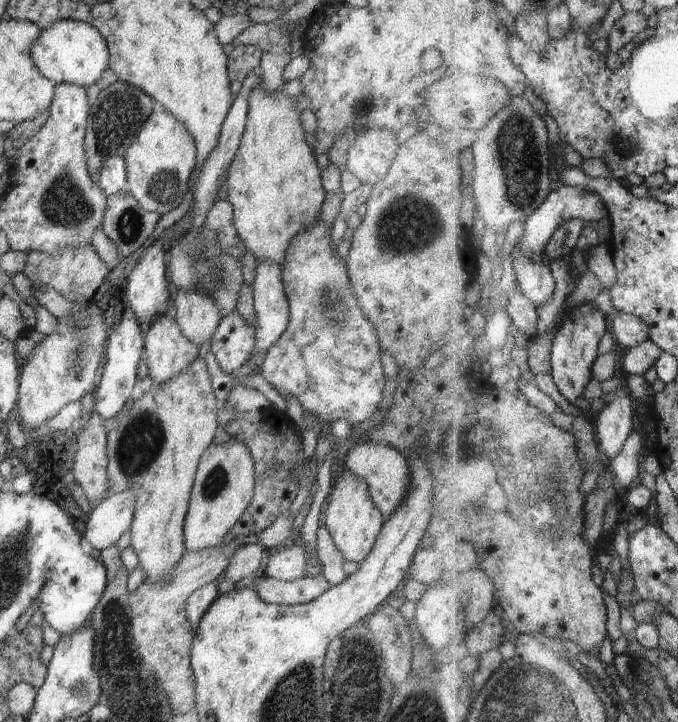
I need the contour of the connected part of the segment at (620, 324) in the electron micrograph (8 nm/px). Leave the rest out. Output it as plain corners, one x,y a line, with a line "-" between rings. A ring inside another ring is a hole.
621,312
611,323
615,338
627,348
634,348
651,338
650,326
638,316

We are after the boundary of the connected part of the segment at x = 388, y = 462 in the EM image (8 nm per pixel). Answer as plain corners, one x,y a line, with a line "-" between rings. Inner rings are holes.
368,439
367,442
354,445
348,451
344,463
344,468
364,480
374,505
383,515
383,519
388,519
390,514
398,508
398,504
404,500
410,486
410,468
408,468
407,458
392,446

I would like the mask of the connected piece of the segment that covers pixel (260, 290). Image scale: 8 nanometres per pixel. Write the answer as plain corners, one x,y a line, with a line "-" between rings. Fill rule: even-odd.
258,261
251,288
258,318
258,328
255,328
256,346
254,352
250,354
250,360
254,360
253,356
267,353
286,331
290,304
284,293
281,268
274,262

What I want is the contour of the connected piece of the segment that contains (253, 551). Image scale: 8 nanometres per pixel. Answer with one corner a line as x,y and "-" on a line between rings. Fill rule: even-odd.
246,544
238,548
226,568
225,580
236,584
244,578
255,576
262,562
262,552
258,544

